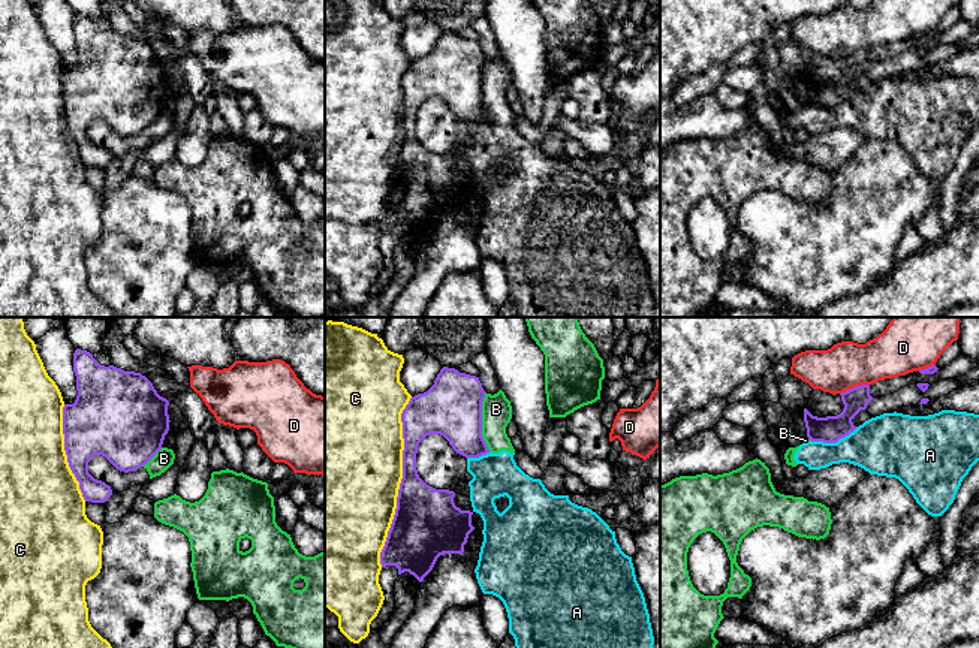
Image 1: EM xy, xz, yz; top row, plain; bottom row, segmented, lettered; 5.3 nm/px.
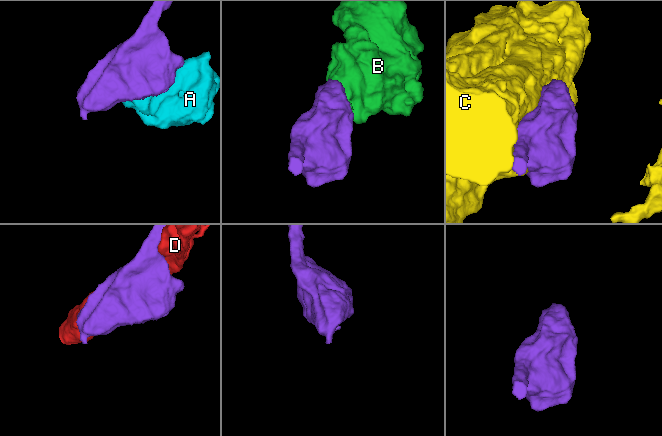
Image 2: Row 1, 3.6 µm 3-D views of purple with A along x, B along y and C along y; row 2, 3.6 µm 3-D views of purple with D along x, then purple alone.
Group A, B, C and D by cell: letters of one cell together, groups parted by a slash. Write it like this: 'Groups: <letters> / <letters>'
Groups: A B / C / D

